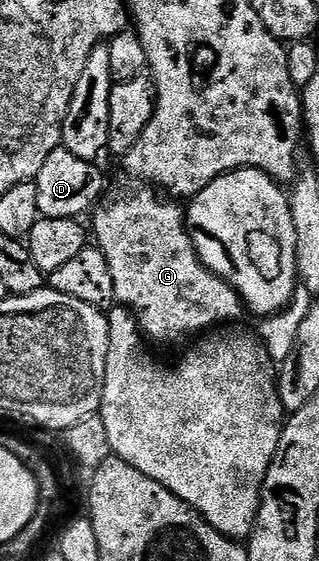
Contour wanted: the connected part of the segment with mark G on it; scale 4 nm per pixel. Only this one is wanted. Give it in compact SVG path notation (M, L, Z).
M137 186L134 192L111 201L106 208L98 207L92 213L91 236L97 239L94 240L95 246L103 258L107 258L107 266L111 269L114 301L120 307L128 308L137 320L138 329L157 344L177 344L218 326L236 325L233 323L243 319L247 313L247 305L236 290L197 259L197 250L191 243L191 232L187 227L186 209L177 204L180 203L166 198L152 186Z

